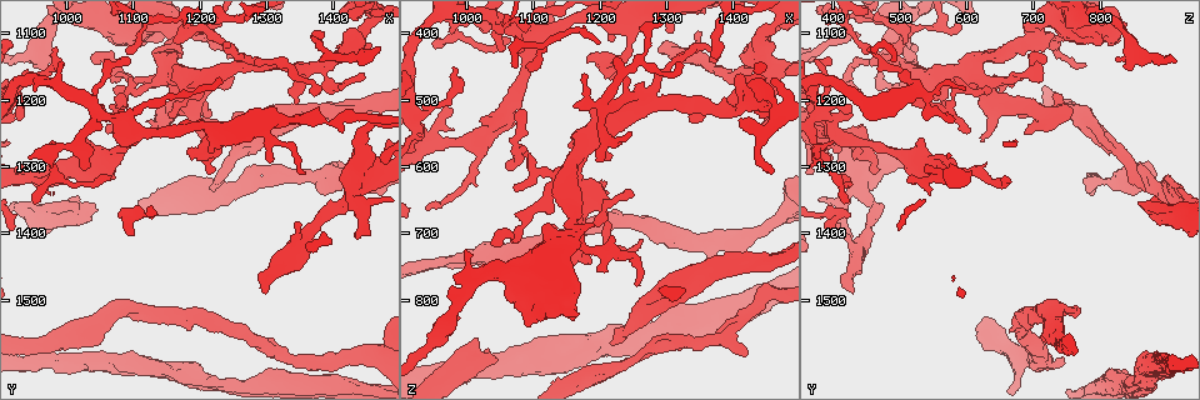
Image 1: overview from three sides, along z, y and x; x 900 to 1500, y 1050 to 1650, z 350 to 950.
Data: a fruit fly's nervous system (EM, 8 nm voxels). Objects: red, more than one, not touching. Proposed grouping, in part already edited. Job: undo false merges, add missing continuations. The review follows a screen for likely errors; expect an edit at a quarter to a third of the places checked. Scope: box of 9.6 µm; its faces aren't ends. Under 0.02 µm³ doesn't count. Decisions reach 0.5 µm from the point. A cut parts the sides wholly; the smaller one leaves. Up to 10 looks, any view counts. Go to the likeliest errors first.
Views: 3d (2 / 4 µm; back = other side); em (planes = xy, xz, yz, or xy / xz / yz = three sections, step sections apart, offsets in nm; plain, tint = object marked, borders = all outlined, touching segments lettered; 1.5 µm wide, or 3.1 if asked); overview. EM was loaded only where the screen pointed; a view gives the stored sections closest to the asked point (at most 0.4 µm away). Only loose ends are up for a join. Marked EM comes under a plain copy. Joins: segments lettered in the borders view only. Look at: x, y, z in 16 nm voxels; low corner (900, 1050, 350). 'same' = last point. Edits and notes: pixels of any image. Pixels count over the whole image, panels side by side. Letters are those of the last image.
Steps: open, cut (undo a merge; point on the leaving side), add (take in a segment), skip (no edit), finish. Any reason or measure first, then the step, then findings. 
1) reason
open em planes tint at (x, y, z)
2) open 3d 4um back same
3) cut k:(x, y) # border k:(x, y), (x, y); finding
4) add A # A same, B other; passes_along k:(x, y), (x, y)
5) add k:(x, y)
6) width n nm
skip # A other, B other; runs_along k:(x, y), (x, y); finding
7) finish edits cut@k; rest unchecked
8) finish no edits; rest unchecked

branch stops here
open 3d 4um at (1140, 1215, 760)

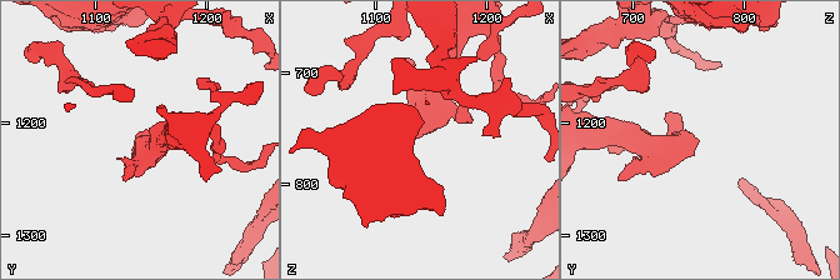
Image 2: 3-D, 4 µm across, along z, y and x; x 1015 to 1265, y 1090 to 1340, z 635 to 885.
open em planes borders at (1136, 1216, 760)

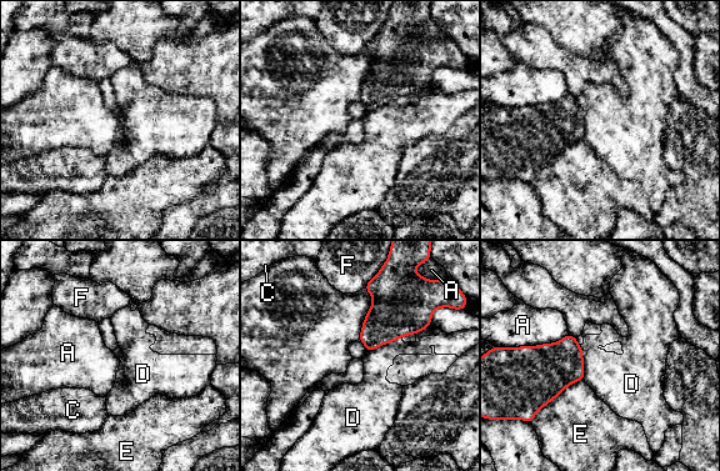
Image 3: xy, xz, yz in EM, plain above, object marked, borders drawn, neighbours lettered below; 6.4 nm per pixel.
skip # A other, C other, D other, E other, F other; border 3:(365, 287), (371, 305), (358, 339); no lettered segment goes on from it

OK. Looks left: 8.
long arm stops here
open em xy step 8 tint at (1375, 1190, 445)

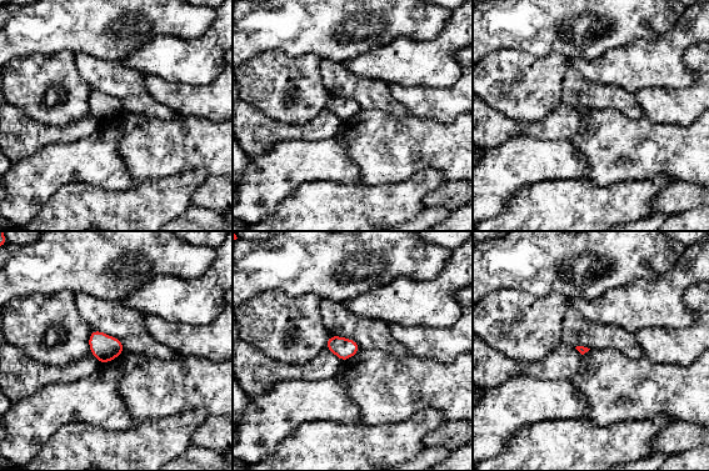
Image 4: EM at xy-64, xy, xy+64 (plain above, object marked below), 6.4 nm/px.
open em planes borders same

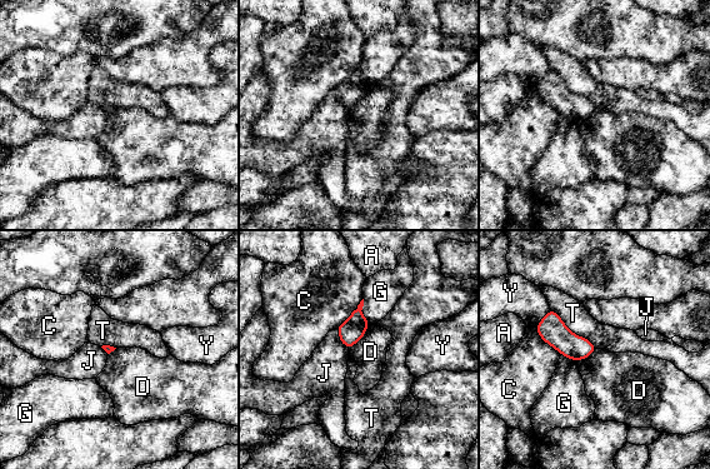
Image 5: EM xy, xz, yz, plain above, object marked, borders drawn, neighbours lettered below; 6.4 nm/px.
skip # A other, C other, D other, G other, J other, T other, Y other; none of them fits

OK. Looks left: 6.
open 3d 4um at (1110, 1190, 610)

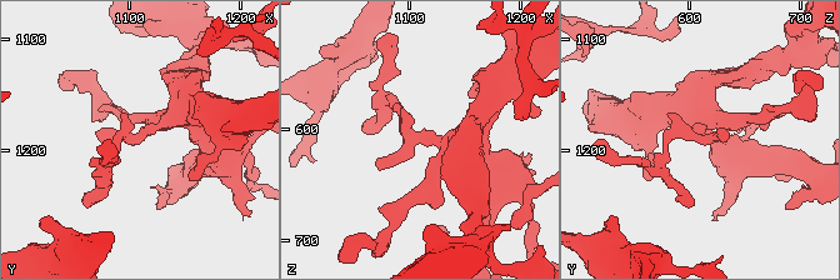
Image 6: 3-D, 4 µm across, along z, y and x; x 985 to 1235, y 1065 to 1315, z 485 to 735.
open em yz step 8 borders at (1108, 1188, 610)

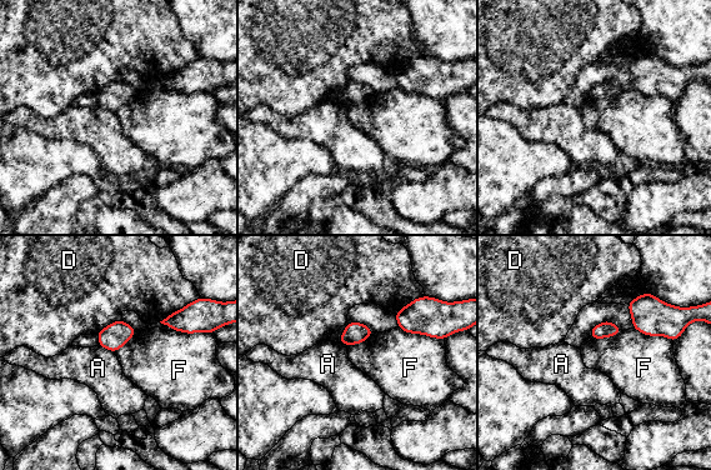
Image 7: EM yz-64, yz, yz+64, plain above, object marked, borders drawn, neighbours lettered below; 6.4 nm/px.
open em planes borders same

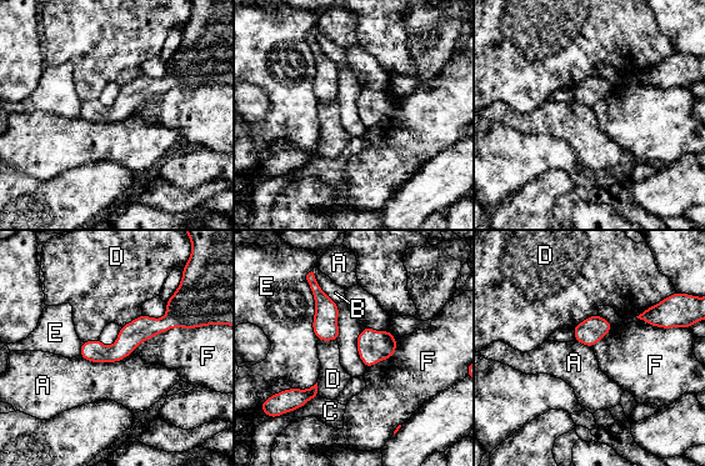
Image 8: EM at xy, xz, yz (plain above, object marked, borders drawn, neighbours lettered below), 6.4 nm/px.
width 160 nm
skip # A other, B other, C other, D other, E other, F other; runs_along 8:(184, 324), (83, 352); one neuron here

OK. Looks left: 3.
arms part here
open 3d 4um back at (1310, 1245, 780)

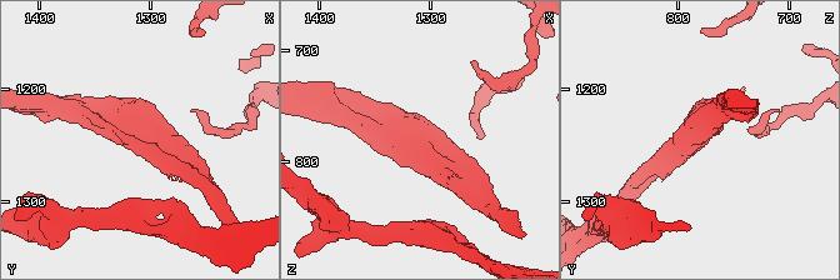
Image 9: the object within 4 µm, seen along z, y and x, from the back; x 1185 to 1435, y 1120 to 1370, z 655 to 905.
arms 3; arm_widths 220, 260, 260 nm
open em yz step 4 tint at (1312, 1240, 784)

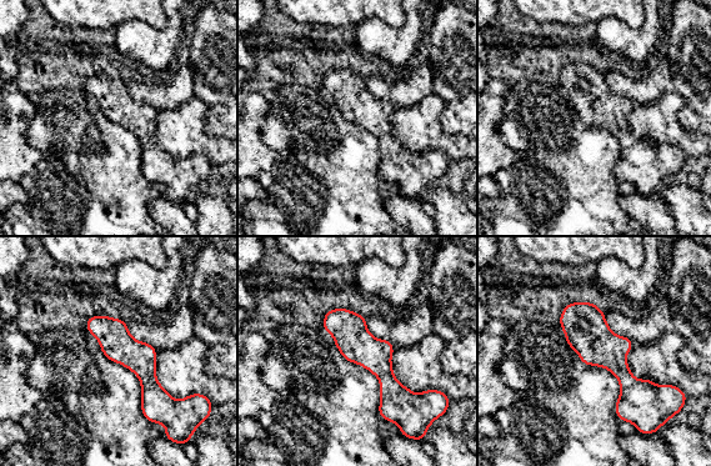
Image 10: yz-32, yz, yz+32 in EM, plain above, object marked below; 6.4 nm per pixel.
cut it another way
open em planes borders same

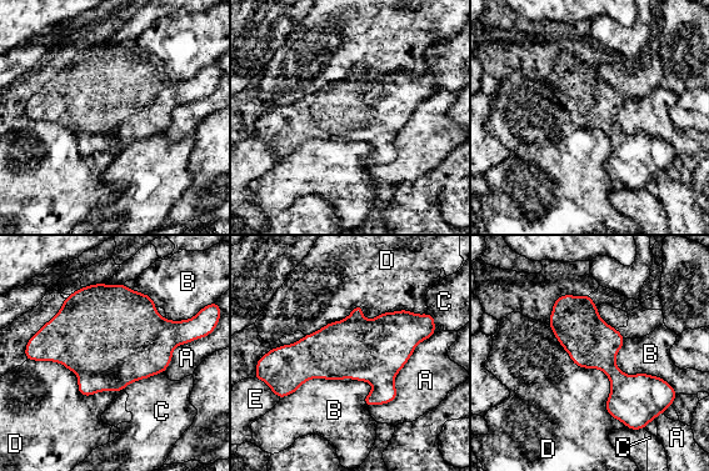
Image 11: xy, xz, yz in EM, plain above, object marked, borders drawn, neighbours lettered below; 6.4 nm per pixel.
width 400 nm; longest_contact D 800 nm
skip # A other, B other, C other, D other, E other; all the same neuron

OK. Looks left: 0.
finish no edits; rest unchecked

